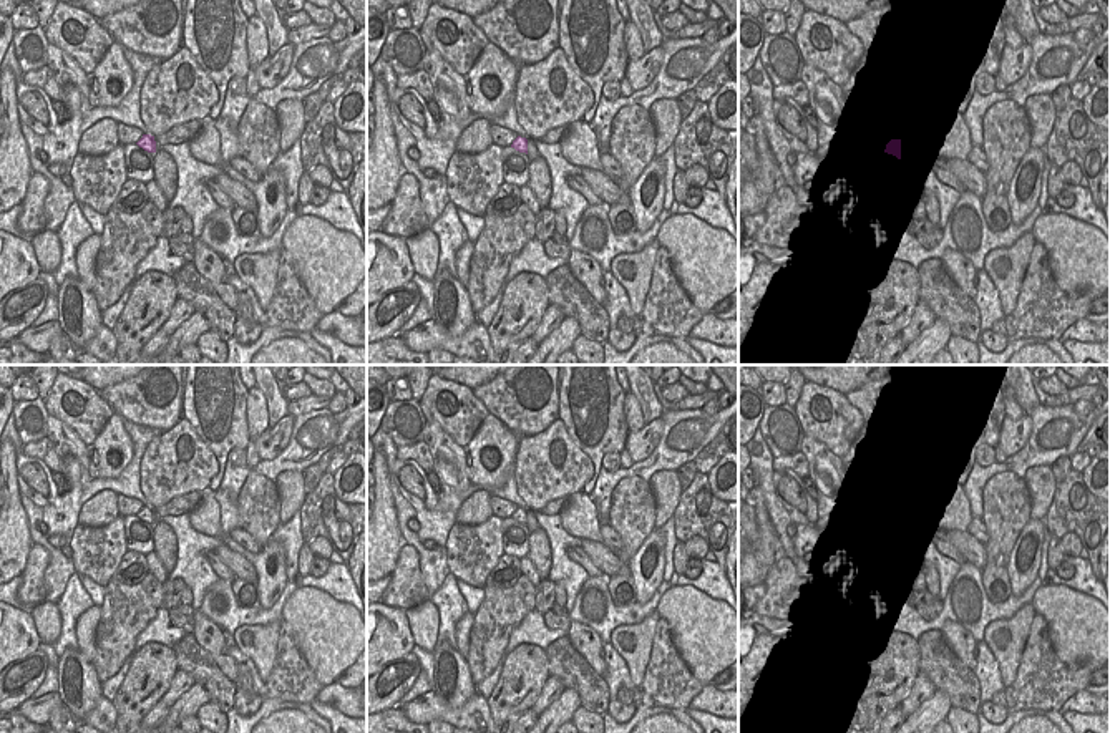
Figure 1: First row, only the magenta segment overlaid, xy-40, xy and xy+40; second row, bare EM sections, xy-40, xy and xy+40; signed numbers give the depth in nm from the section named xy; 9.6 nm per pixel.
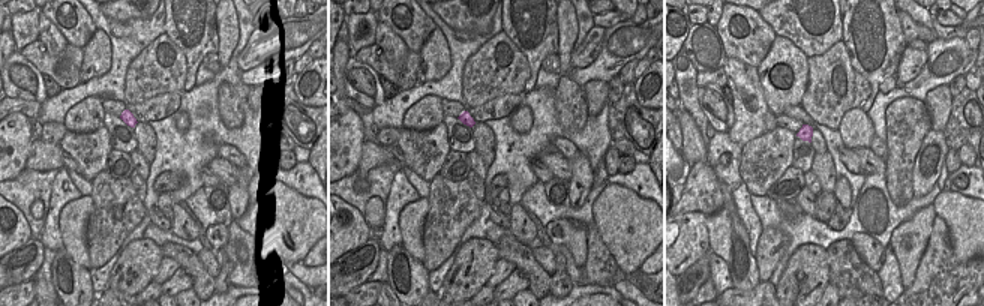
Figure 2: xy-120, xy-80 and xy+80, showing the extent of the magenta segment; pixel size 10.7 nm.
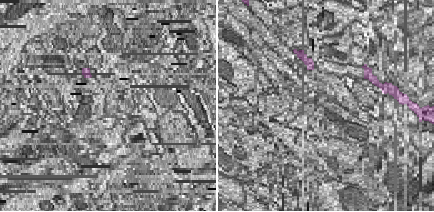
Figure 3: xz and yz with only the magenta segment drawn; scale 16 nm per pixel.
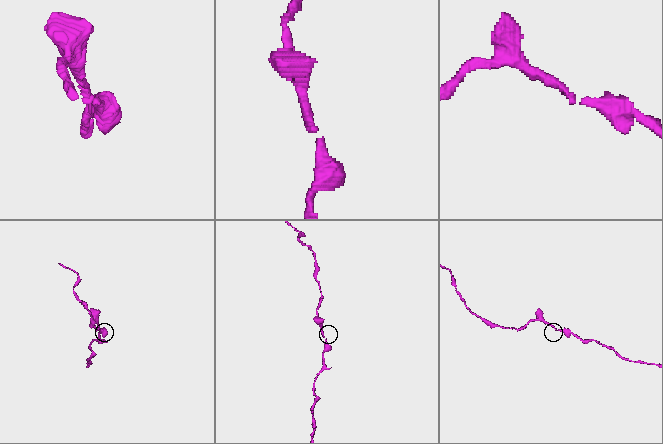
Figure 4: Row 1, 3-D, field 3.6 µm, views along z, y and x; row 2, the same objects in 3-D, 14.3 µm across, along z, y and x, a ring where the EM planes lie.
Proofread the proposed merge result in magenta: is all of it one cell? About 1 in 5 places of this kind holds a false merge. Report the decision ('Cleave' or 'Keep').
Keep

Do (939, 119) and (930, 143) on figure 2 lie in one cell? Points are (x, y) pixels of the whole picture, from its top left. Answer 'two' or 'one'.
two

